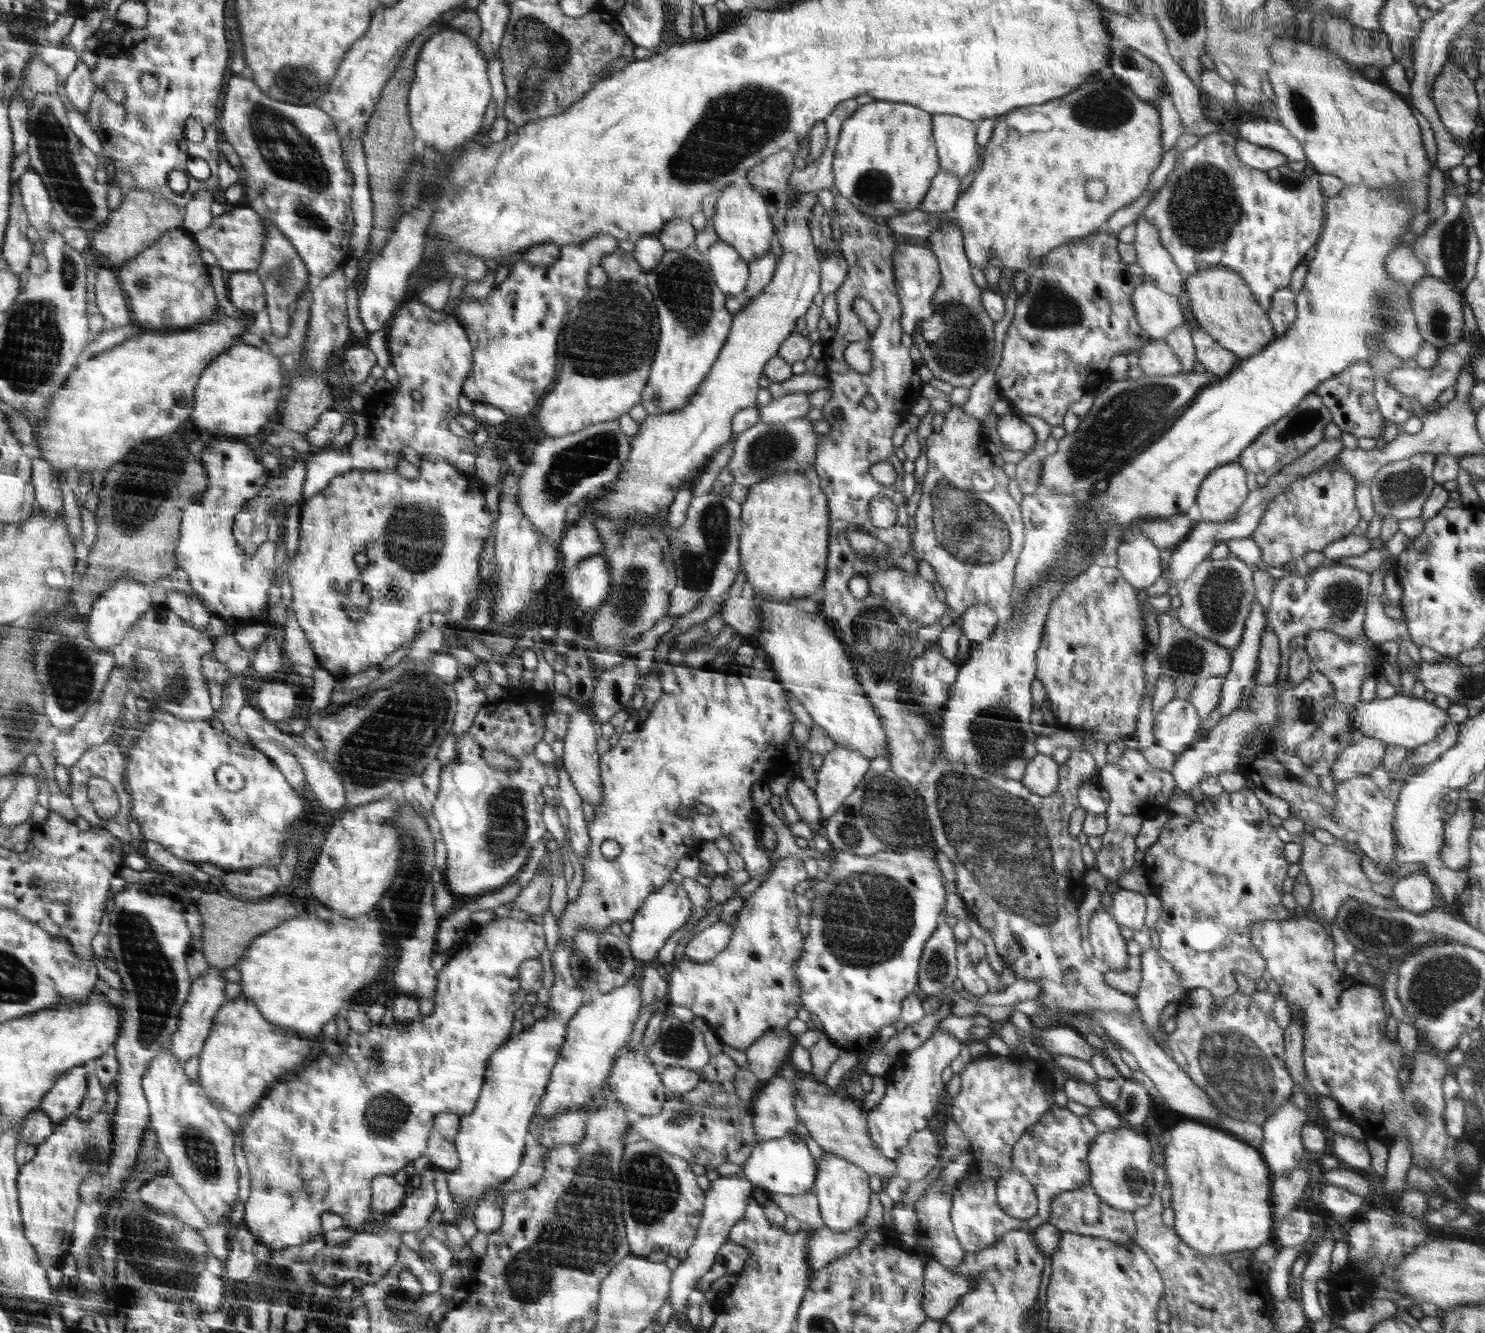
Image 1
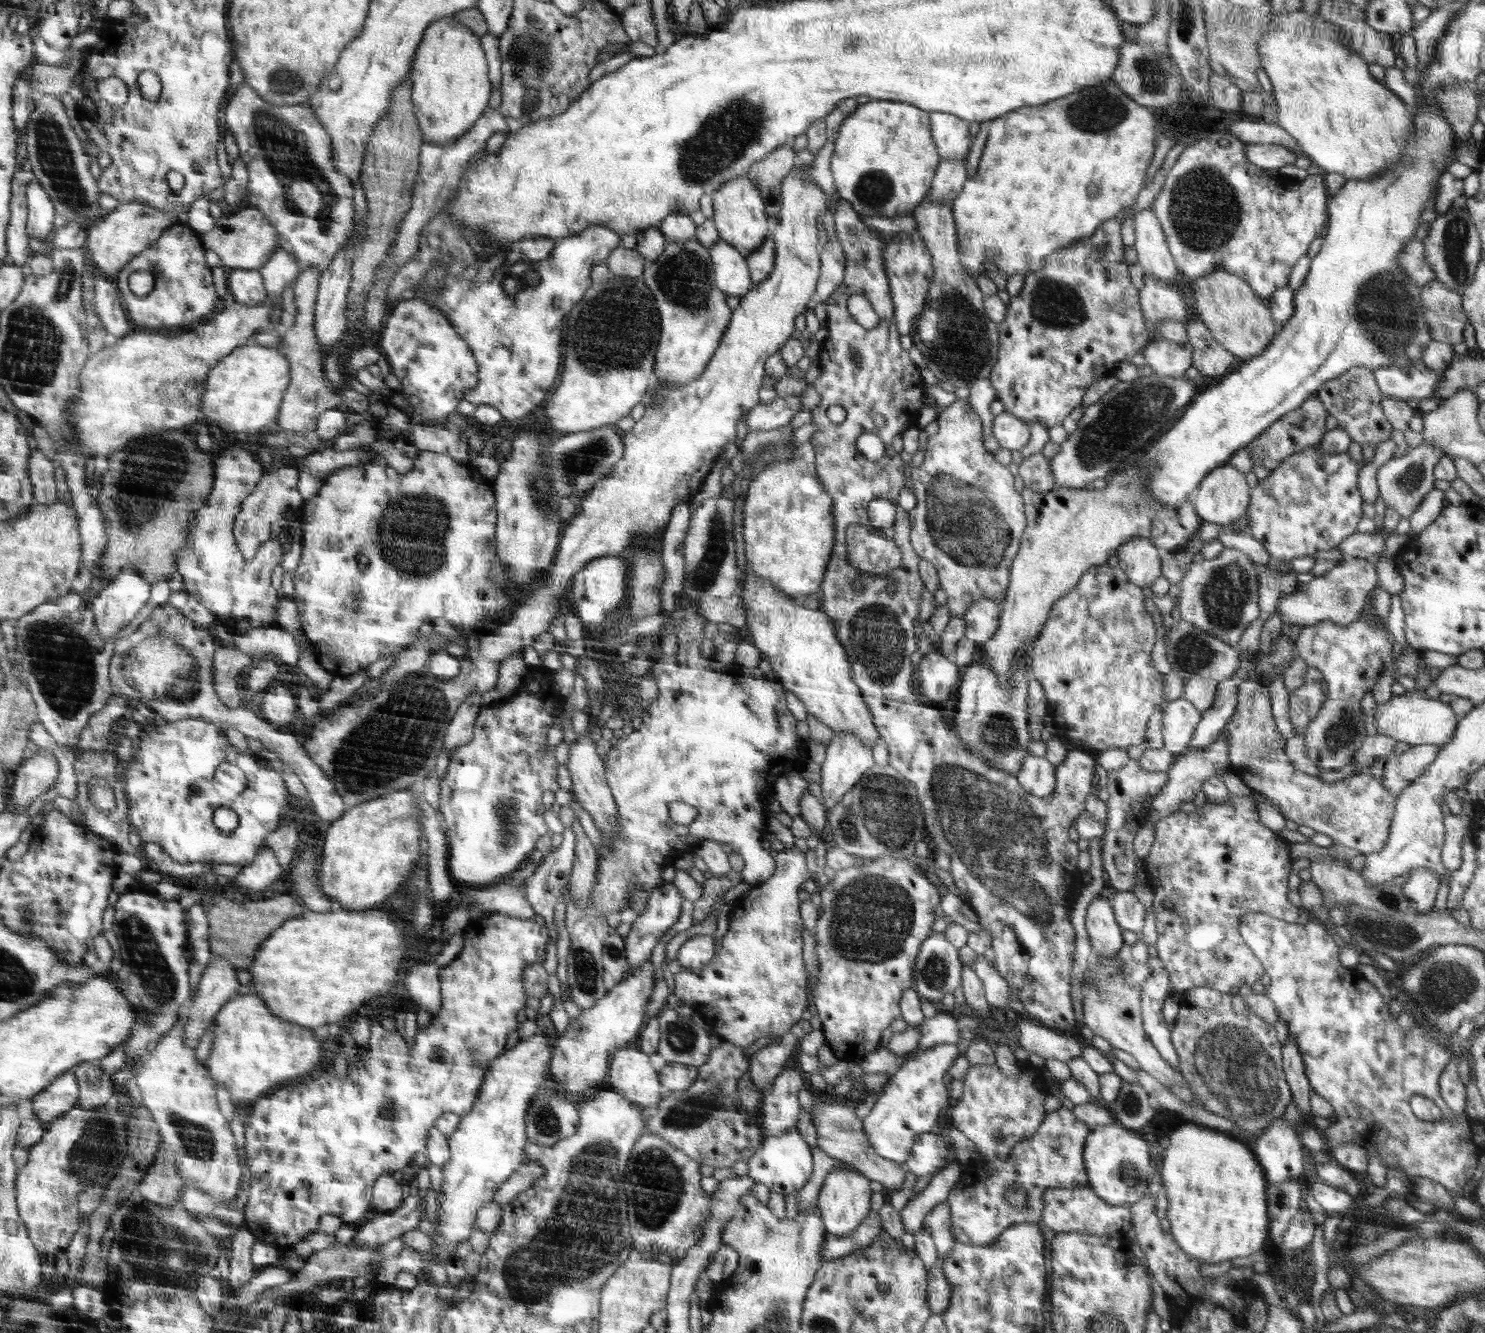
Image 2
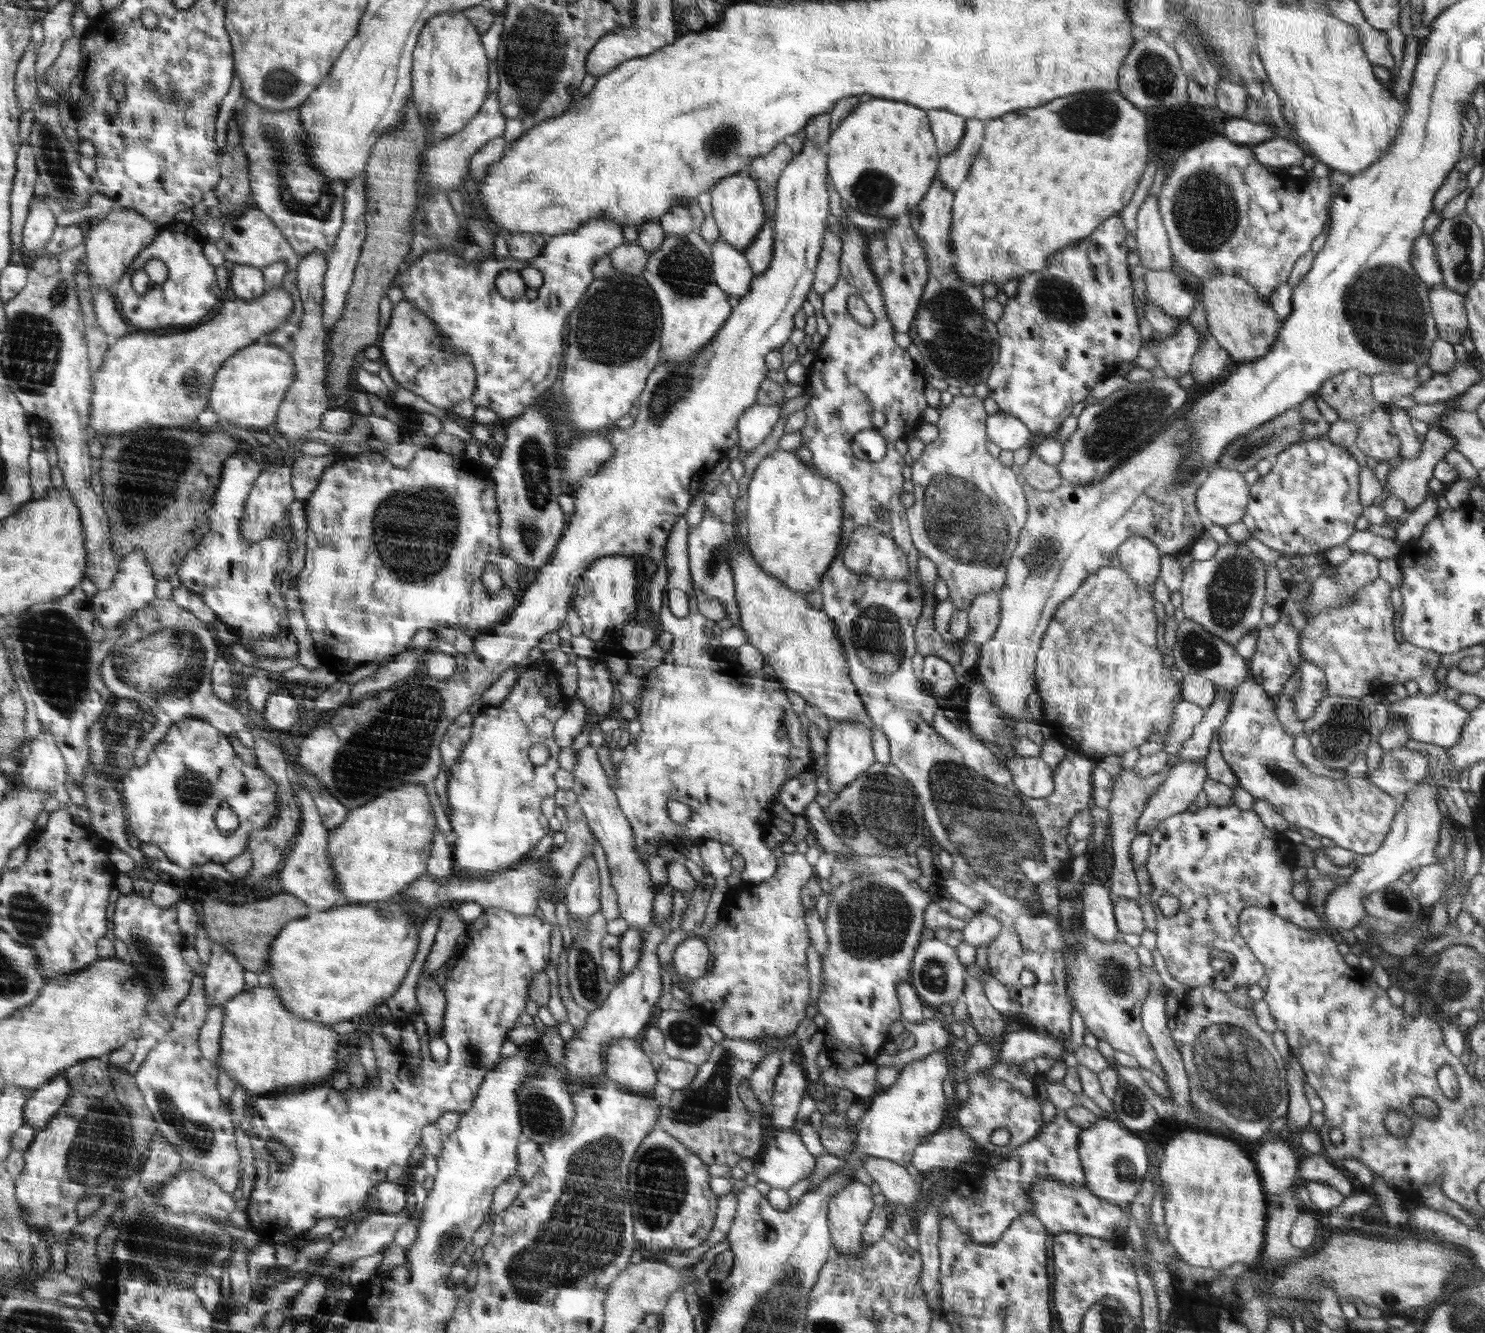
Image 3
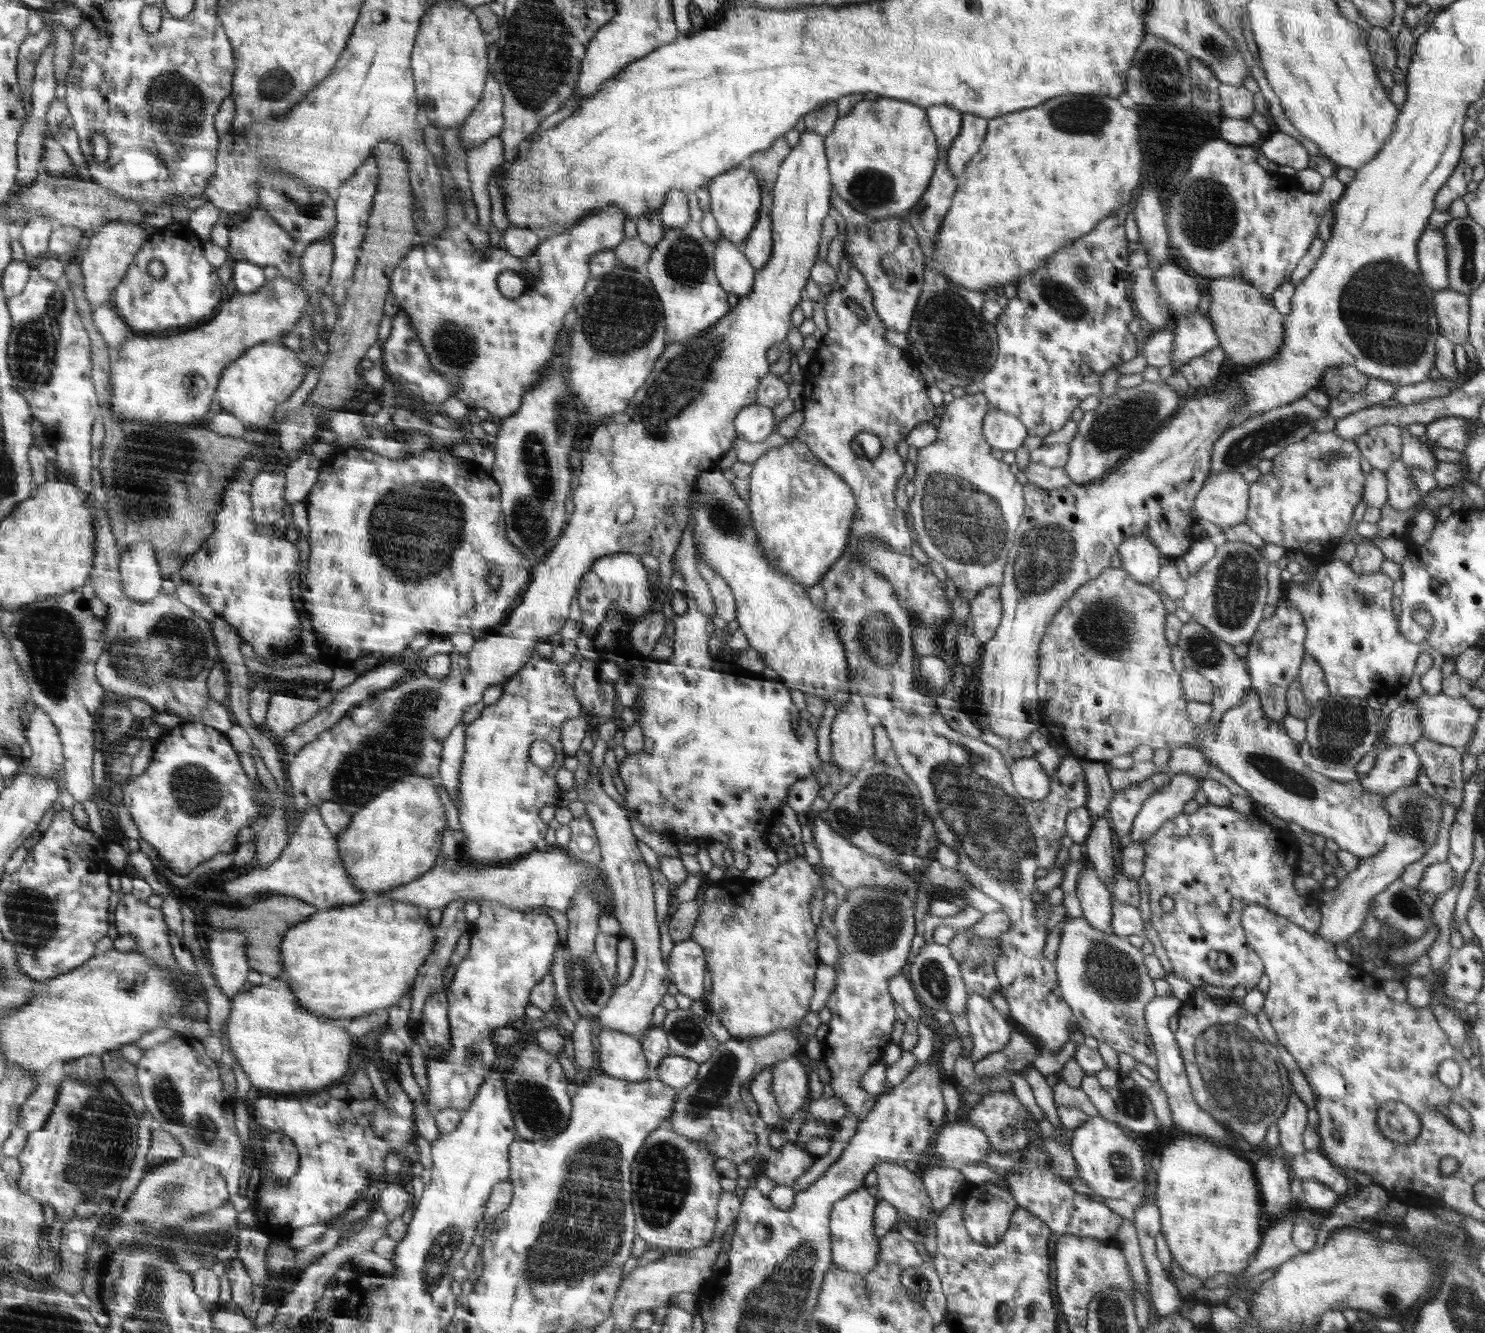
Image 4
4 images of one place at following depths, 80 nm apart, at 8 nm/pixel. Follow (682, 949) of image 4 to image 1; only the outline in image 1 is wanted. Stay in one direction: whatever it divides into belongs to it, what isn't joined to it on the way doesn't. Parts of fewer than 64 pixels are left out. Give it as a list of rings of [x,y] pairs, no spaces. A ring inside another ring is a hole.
[[[737,915],[733,916],[731,923],[724,923],[721,919],[712,923],[694,935],[686,944],[684,954],[696,962],[706,963],[712,960],[727,946],[736,925],[738,925]]]

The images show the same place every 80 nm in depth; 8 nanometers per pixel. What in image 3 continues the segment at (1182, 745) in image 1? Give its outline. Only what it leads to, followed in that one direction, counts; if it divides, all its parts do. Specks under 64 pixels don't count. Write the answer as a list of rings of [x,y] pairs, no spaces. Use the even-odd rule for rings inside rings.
[[[1183,700],[1175,706],[1173,719],[1169,728],[1169,734],[1165,740],[1163,748],[1166,755],[1171,759],[1168,760],[1168,768],[1174,767],[1177,763],[1178,752],[1182,748],[1184,739],[1190,739],[1196,725],[1204,718],[1207,707],[1198,706]]]

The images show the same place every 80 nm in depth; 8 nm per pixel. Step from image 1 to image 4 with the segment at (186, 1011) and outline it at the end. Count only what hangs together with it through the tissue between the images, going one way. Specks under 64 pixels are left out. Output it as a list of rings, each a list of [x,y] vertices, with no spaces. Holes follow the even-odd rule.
[[[236,929],[216,931],[209,940],[210,954],[207,955],[207,960],[211,967],[211,974],[216,980],[217,987],[221,990],[221,993],[229,999],[242,991],[246,976],[251,970],[246,958],[246,947],[247,938],[245,934]]]

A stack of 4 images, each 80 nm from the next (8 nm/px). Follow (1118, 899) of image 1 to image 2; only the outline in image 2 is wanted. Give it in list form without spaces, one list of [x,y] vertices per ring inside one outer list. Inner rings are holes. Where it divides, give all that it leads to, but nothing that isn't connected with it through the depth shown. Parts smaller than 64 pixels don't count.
[[[1130,891],[1112,893],[1110,899],[1112,912],[1120,928],[1141,934],[1146,913],[1140,900]]]

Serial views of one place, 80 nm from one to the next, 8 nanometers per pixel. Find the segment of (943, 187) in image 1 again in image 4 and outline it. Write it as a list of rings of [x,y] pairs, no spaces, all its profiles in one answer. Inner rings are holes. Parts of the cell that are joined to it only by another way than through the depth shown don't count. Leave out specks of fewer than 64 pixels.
[[[967,112],[962,113],[962,126],[947,150],[948,166],[957,178],[966,170],[971,158],[978,152],[987,133],[989,119]]]

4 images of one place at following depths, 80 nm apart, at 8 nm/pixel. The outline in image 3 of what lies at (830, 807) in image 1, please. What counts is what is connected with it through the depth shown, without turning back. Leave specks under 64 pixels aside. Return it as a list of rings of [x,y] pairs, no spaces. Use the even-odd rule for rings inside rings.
[[[847,720],[832,723],[829,735],[826,738],[826,767],[829,785],[829,799],[834,800],[848,784],[852,784],[862,772],[866,772],[872,764],[874,764],[874,756],[872,754],[872,741],[874,734],[870,734],[870,730],[866,725],[858,721]]]

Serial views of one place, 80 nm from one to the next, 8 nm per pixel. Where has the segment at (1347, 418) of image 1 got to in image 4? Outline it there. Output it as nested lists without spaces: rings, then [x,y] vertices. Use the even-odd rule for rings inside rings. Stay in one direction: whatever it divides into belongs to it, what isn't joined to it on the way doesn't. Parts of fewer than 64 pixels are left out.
[[[1353,366],[1328,367],[1323,372],[1318,389],[1323,390],[1331,399],[1340,393],[1359,393],[1364,390],[1369,379],[1368,376],[1363,372],[1358,372]],[[1383,426],[1368,430],[1355,442],[1371,466],[1385,472],[1400,458],[1403,436],[1398,426]]]

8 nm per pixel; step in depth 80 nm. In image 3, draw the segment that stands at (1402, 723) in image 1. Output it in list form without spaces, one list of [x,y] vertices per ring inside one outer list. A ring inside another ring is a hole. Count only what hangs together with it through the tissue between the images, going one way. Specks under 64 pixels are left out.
[[[1442,691],[1432,695],[1423,695],[1420,692],[1408,694],[1404,699],[1392,703],[1388,712],[1389,720],[1396,717],[1405,724],[1412,740],[1444,748],[1450,748],[1457,743],[1460,733],[1463,732],[1464,725],[1469,719],[1469,712],[1456,701],[1446,699]]]

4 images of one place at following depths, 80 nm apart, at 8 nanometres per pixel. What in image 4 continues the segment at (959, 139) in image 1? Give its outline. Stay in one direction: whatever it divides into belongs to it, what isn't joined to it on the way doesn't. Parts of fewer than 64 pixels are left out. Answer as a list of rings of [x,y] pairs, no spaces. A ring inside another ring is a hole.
[[[948,105],[928,107],[927,119],[932,132],[935,133],[938,147],[948,150],[955,136],[958,136],[962,126],[962,112]]]

